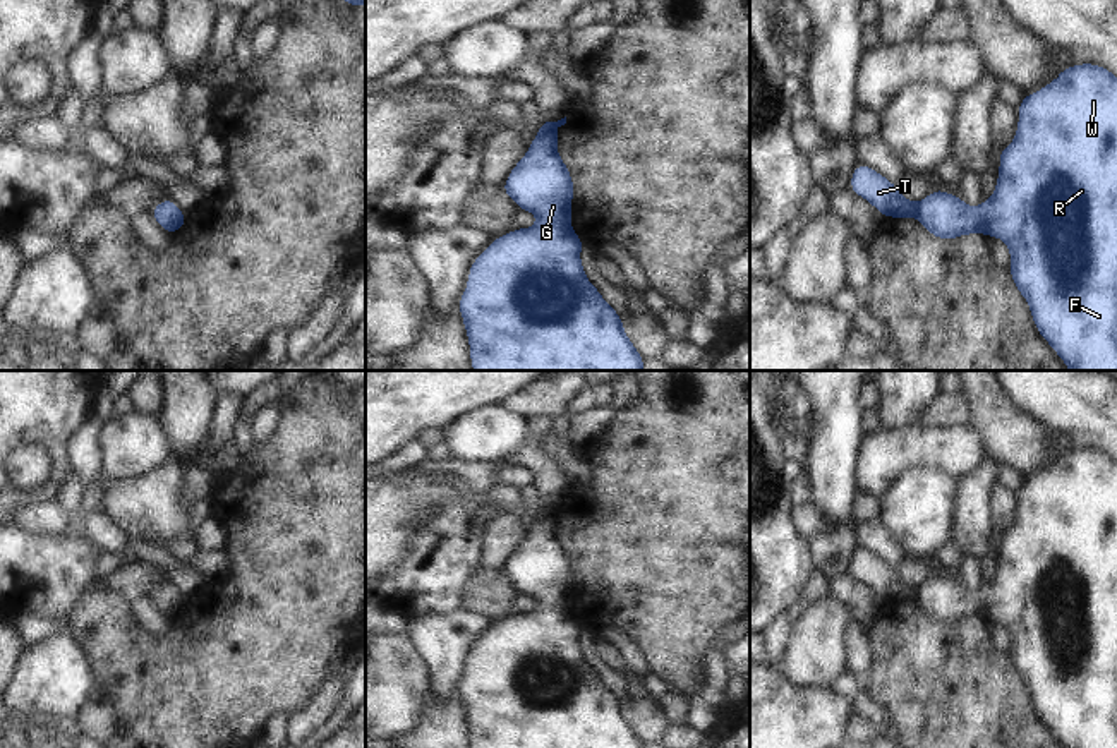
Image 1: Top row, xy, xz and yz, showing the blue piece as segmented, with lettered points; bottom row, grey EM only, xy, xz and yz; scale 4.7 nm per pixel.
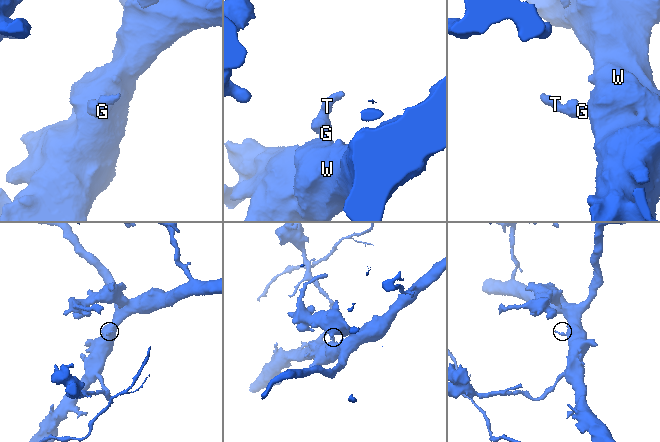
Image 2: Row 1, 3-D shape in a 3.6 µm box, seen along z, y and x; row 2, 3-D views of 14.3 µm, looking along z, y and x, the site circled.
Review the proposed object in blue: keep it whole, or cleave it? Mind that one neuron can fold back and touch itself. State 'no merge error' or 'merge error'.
no merge error

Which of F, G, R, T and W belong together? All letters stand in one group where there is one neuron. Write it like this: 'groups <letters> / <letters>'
groups F G R T W

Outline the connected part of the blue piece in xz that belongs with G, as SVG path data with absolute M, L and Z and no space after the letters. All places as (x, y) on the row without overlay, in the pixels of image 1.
M566 501L540 506L527 539L513 551L503 570L503 576L520 590L520 595L534 597L539 606L532 612L515 612L496 621L468 654L468 667L458 693L472 748L643 748L643 741L623 714L621 700L602 683L582 652L580 635L585 628L570 609L575 571L566 547L558 539L558 513L565 508Z

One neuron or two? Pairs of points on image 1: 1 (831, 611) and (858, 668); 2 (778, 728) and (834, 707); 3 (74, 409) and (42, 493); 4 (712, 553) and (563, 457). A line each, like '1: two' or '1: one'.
1: two
2: one
3: one
4: two

